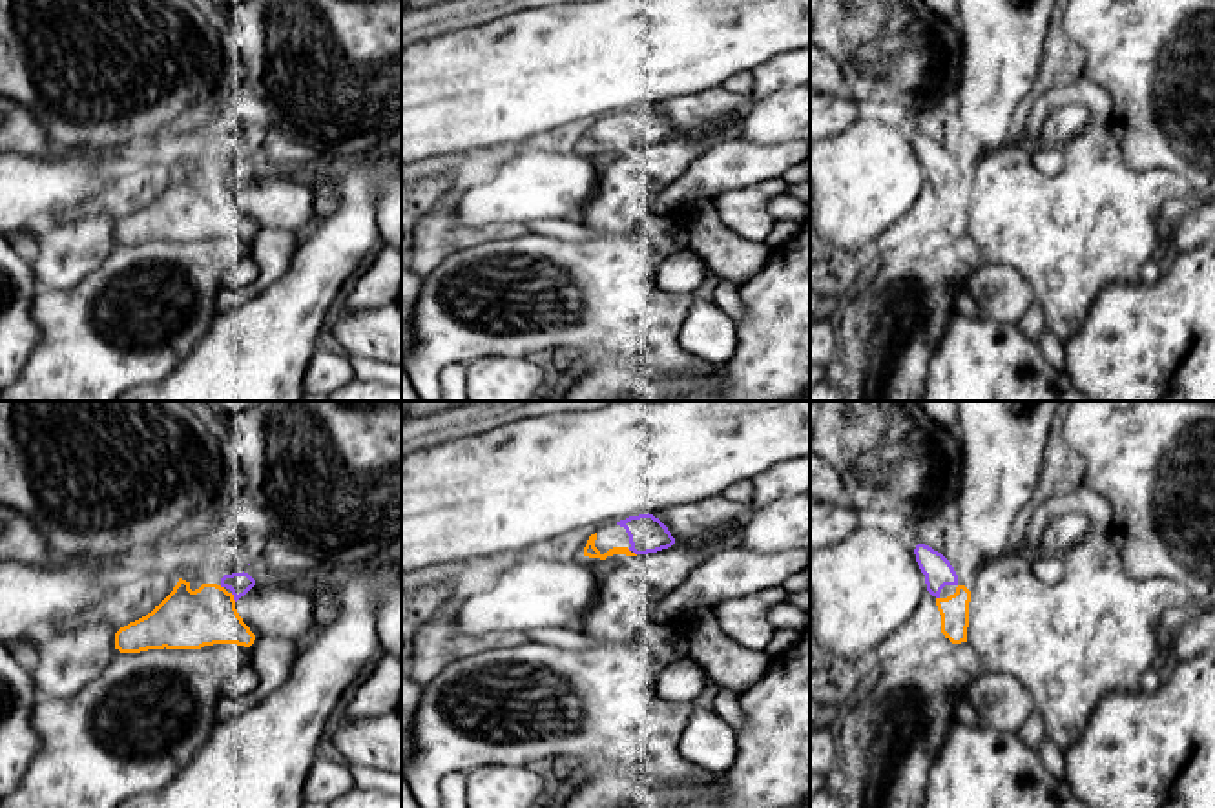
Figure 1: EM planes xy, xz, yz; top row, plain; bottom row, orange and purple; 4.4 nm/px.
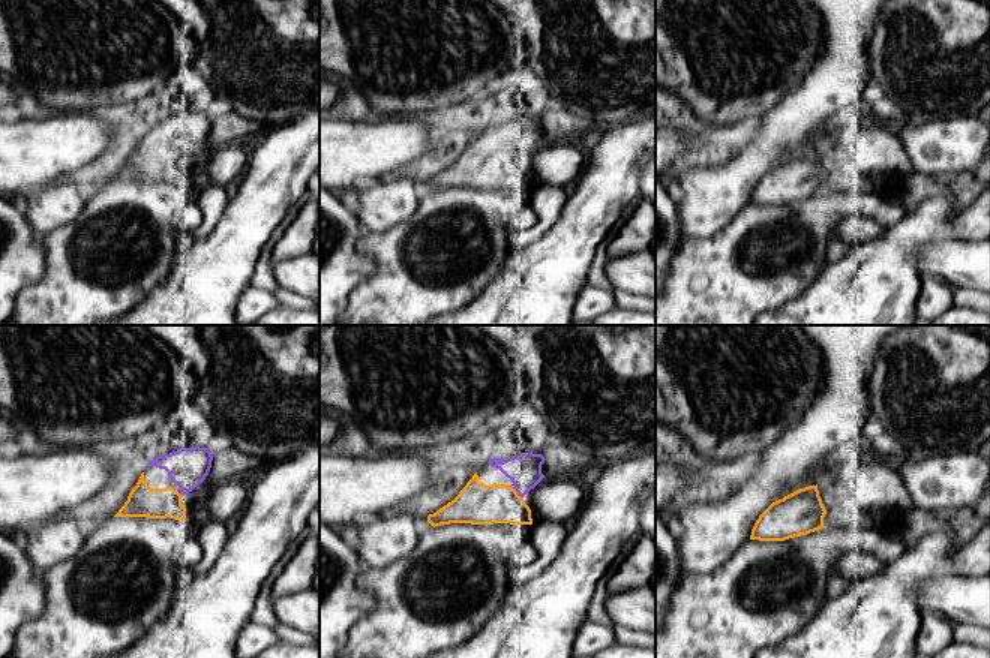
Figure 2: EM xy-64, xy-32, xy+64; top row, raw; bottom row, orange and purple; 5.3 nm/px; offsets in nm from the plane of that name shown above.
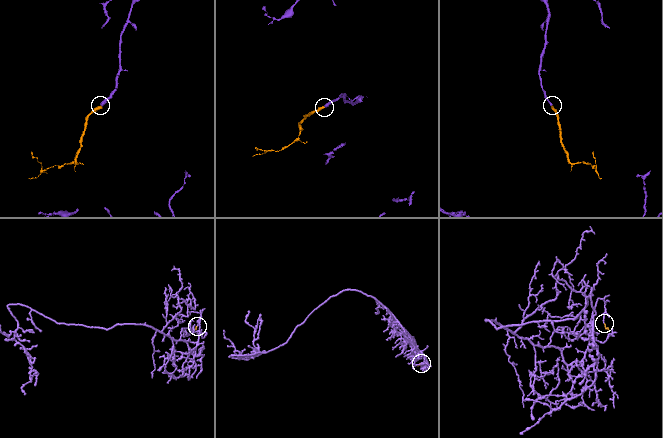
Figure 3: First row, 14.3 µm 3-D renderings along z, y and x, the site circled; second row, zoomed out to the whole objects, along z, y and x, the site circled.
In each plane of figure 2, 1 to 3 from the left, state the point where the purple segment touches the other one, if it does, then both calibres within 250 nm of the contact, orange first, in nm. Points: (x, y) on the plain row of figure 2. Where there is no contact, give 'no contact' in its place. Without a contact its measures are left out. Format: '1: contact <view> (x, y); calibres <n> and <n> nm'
1: no contact
2: contact xy-32 (516, 158); calibres 220 and 180 nm
3: no contact

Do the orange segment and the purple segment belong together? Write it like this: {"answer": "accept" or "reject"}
{"answer": "accept"}

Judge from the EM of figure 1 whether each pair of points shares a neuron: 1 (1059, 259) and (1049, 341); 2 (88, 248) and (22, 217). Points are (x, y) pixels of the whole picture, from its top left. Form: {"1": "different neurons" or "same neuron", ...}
{"1": "different neurons", "2": "different neurons"}

